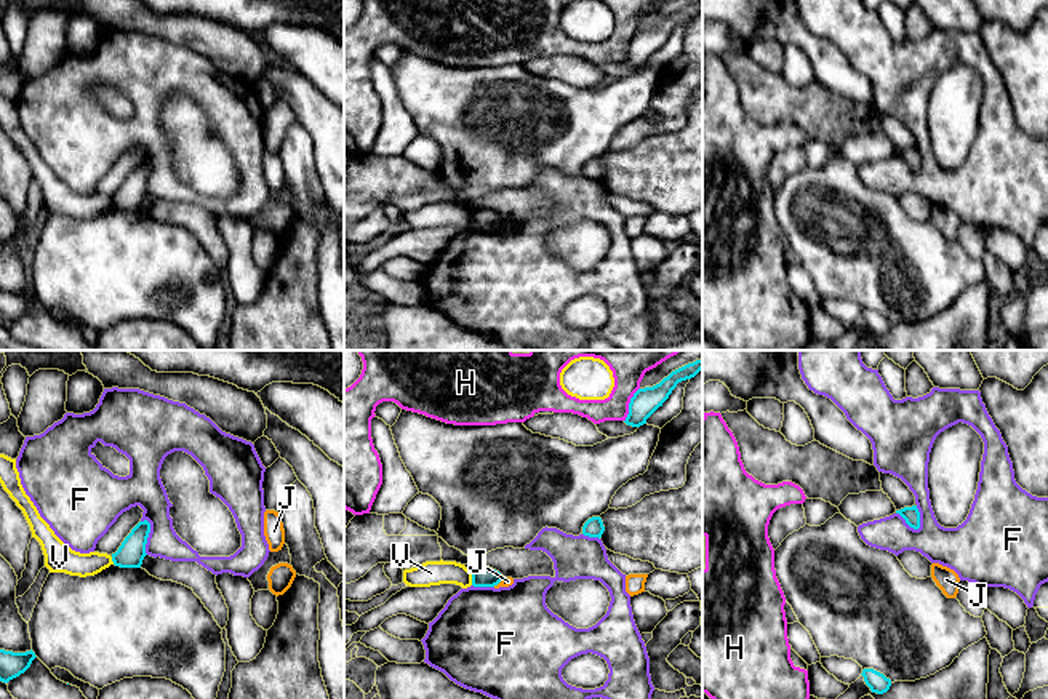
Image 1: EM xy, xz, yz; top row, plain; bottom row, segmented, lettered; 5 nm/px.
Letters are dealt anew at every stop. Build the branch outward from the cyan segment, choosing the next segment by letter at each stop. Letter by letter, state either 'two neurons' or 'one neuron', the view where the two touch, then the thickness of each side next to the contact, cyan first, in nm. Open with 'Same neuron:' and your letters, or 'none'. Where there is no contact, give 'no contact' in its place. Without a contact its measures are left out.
Same neuron: none
F: two neurons | yz | 80/200 nm
H: two neurons | xz | 140/150 nm
J: two neurons | xz | 100/50 nm
V: two neurons | xz | 100/130 nm

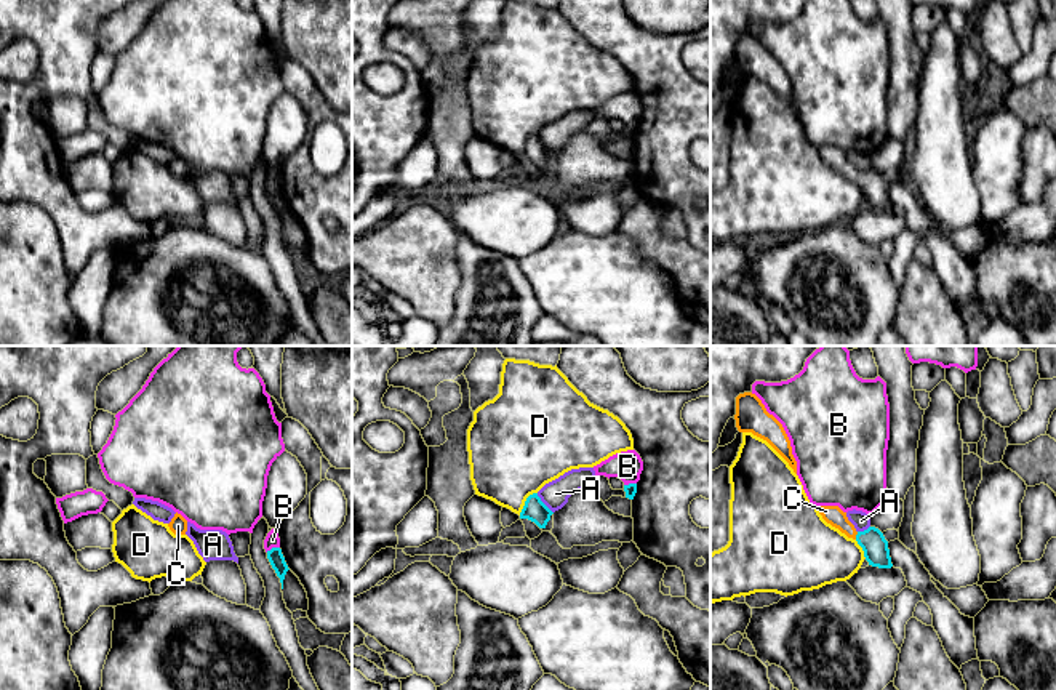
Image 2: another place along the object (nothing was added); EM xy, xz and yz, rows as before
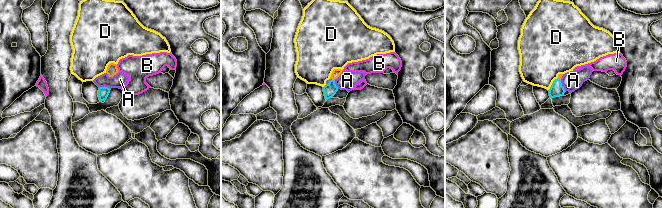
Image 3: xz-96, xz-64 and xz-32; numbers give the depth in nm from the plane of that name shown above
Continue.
Same neuron: C
A: two neurons | xz | 110/140 nm
B: two neurons | xy | 80/70 nm
C: one neuron | yz | 130/100 nm
D: two neurons | xz | 110/440 nm

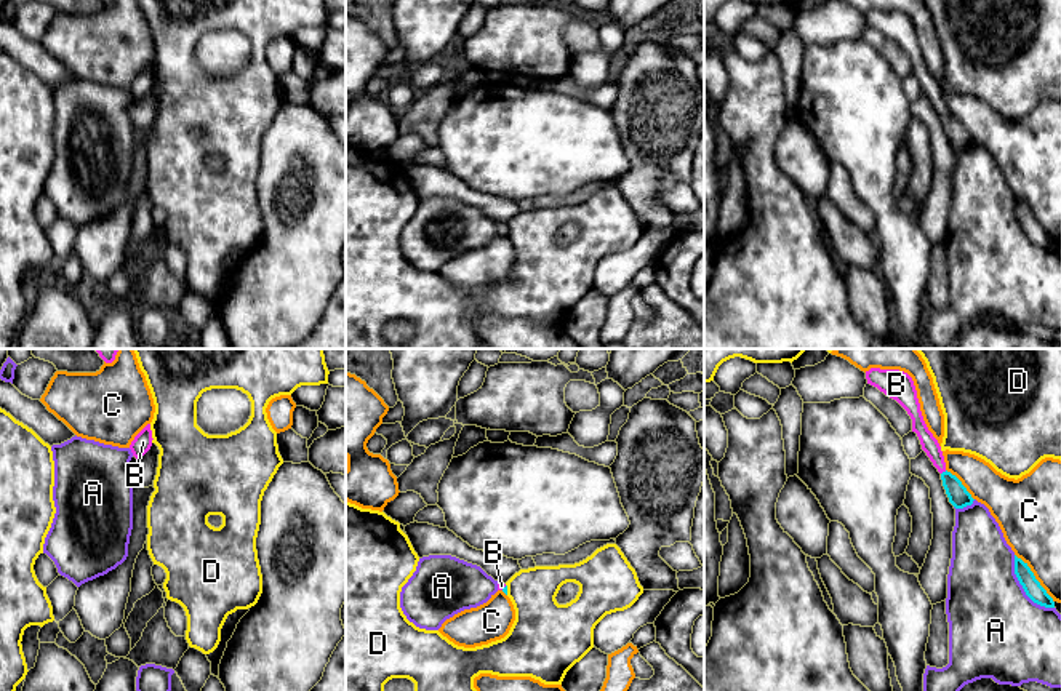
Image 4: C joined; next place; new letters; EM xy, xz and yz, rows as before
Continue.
Same neuron: B
A: two neurons | yz | 90/460 nm
B: one neuron | yz | 100/90 nm
C: two neurons | yz | 90/280 nm
D: two neurons | xz | 20/280 nm

